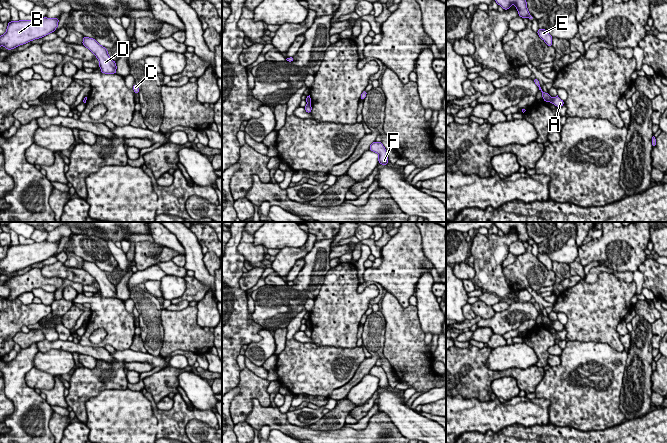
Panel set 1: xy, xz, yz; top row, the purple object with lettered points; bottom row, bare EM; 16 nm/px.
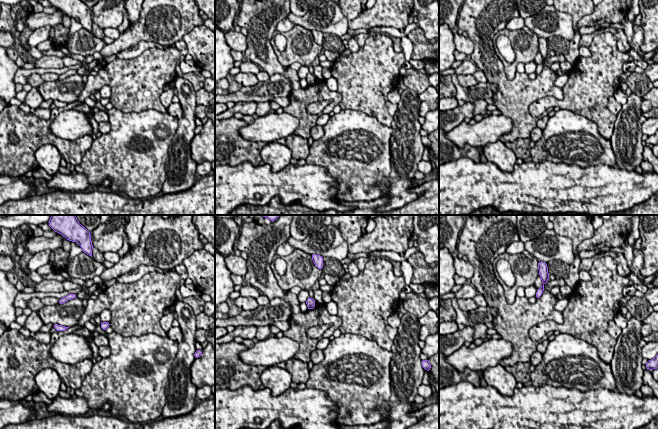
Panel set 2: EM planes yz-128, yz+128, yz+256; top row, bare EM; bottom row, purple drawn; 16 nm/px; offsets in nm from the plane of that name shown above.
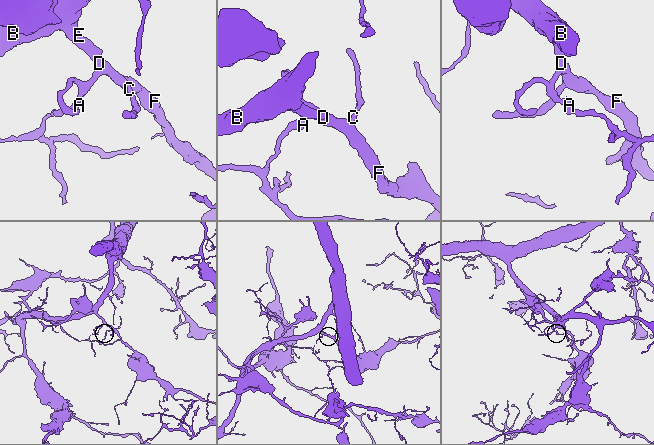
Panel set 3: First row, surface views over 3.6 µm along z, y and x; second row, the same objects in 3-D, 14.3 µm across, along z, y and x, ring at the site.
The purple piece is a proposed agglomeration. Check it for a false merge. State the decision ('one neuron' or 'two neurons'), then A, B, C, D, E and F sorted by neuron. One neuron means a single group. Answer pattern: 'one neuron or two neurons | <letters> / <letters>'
two neurons | A / B C D E F

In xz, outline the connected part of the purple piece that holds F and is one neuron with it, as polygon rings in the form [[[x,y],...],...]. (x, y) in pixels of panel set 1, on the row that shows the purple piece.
[[[373,142],[369,148],[370,151],[376,152],[379,155],[378,161],[379,164],[383,164],[384,166],[388,163],[388,155],[385,147],[382,142]]]

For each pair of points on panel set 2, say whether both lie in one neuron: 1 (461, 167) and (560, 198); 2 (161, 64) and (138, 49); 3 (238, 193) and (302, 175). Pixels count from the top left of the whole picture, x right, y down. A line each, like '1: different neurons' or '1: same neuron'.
1: same neuron
2: different neurons
3: same neuron

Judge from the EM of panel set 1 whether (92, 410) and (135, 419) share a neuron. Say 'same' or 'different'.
same

